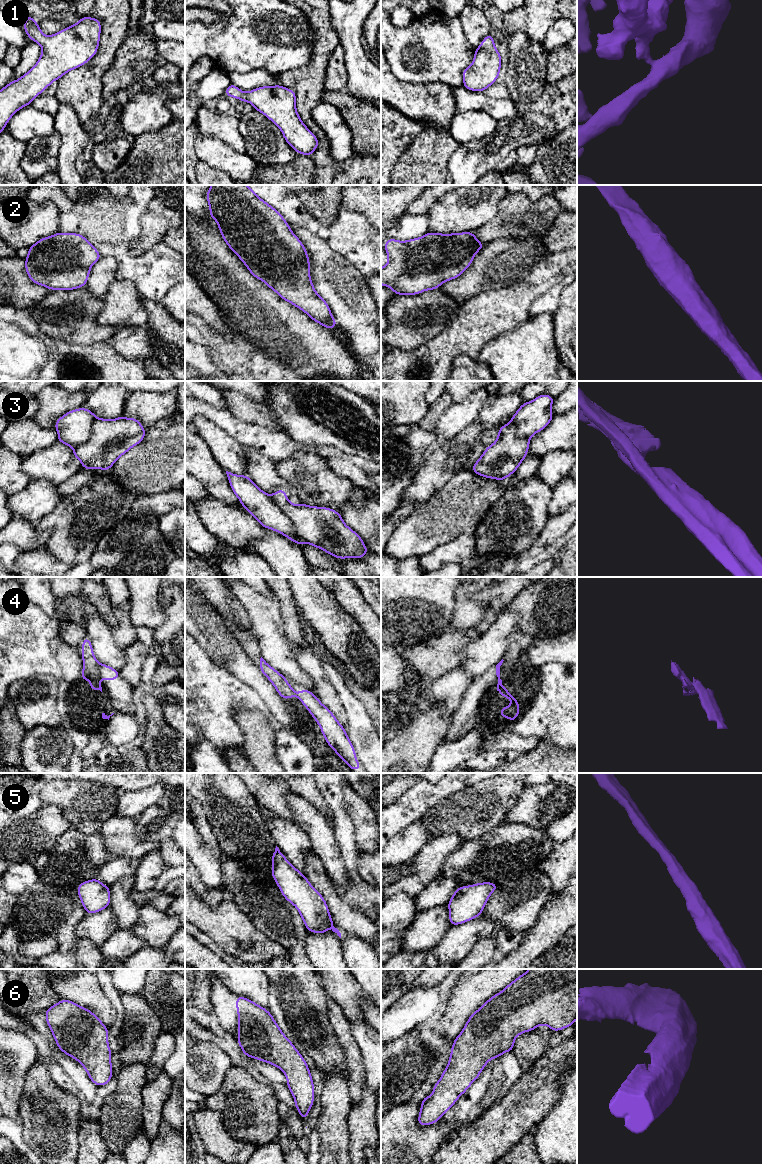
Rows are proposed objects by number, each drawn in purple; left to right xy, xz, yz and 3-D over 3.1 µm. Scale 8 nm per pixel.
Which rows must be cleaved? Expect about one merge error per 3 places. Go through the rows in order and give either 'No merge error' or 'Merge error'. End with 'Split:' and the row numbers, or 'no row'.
1: No merge error
2: No merge error
3: Merge error
4: Merge error
5: No merge error
6: No merge error
Split: 3, 4

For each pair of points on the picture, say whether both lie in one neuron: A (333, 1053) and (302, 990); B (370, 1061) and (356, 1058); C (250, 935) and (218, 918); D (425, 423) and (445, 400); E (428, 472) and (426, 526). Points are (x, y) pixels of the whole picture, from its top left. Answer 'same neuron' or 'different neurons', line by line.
A: same neuron
B: different neurons
C: same neuron
D: same neuron
E: different neurons

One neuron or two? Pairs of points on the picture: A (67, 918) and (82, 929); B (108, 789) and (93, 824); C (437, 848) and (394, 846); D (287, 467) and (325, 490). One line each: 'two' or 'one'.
A: two
B: one
C: two
D: one

